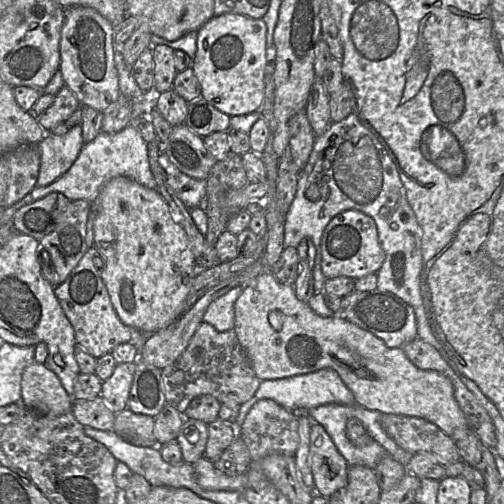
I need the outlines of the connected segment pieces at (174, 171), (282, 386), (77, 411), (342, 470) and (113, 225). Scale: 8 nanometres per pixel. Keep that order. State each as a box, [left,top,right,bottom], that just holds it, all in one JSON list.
[[158,153,207,209],[233,368,356,438],[72,395,116,430],[309,422,349,498],[92,176,197,335]]

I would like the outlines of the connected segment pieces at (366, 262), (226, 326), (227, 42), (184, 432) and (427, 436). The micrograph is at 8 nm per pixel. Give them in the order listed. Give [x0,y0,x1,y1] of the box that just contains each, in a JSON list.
[[321,209,385,280],[203,287,243,332],[192,13,268,116],[176,418,208,464],[380,413,461,466]]

